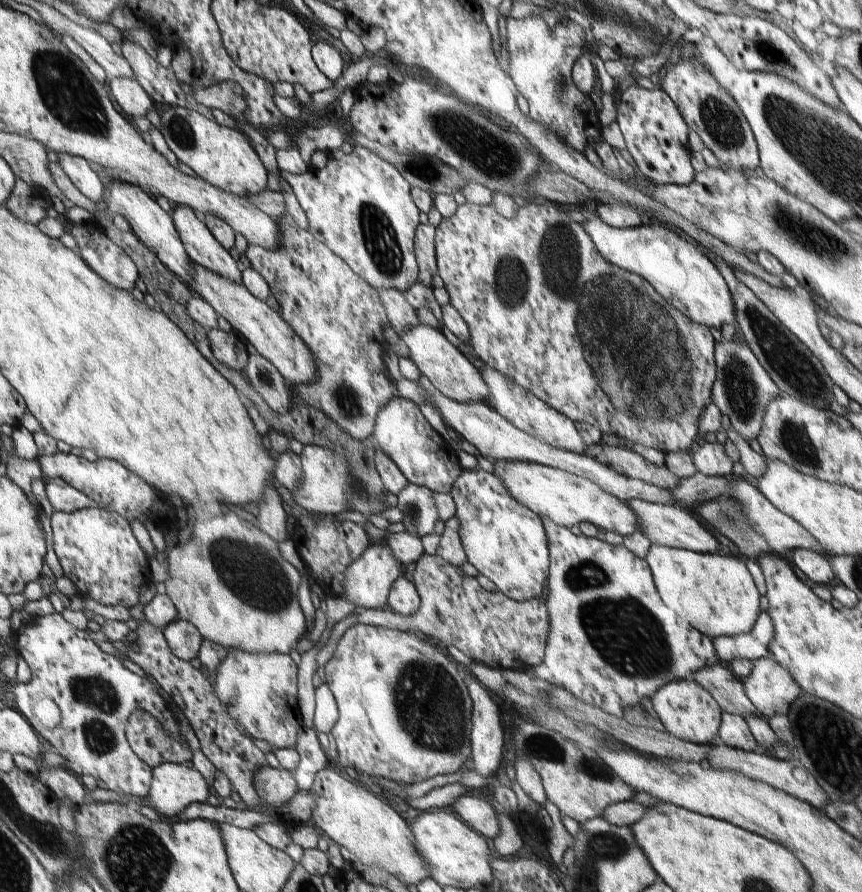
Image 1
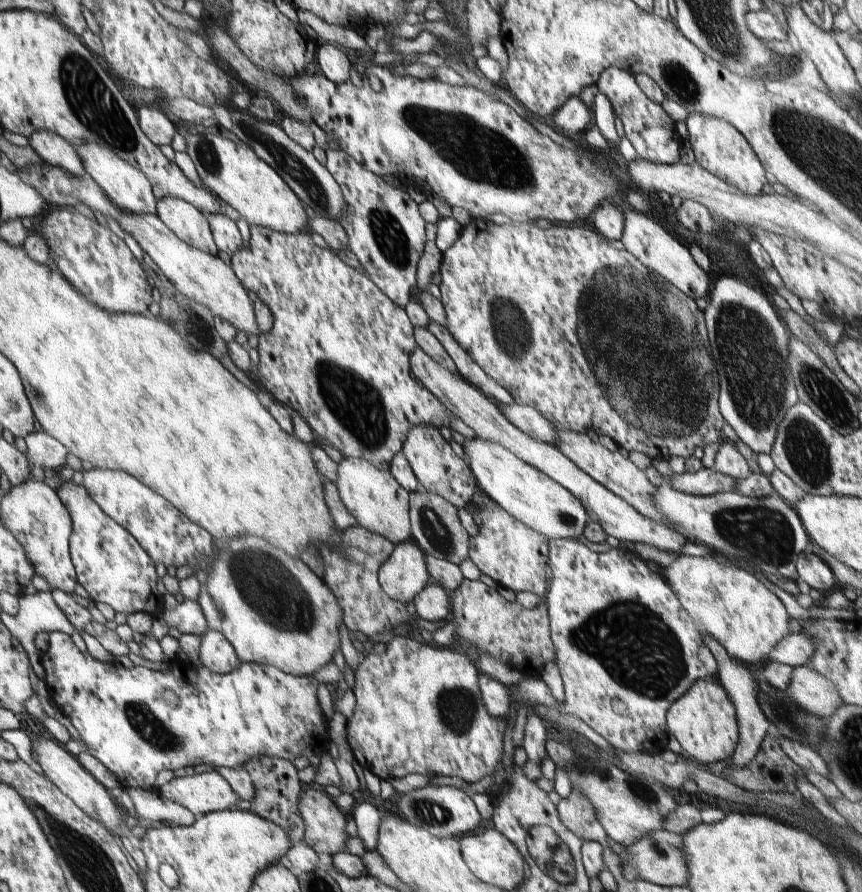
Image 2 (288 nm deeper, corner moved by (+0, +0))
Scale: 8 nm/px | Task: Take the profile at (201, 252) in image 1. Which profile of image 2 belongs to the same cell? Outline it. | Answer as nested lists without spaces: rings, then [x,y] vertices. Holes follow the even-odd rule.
[[[161,196],[161,202],[157,206],[157,216],[173,234],[177,234],[179,240],[187,242],[189,246],[203,250],[207,254],[217,256],[219,248],[213,240],[213,232],[209,220],[205,220],[203,212],[191,206],[189,202],[175,198],[175,196]]]

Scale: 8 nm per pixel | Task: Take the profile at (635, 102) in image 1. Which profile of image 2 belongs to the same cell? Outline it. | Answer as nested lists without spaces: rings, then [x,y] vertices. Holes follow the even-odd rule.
[[[605,68],[599,76],[599,80],[595,82],[595,86],[599,88],[599,92],[603,92],[609,98],[615,116],[623,124],[625,138],[635,148],[639,160],[653,162],[653,164],[659,164],[659,166],[673,166],[673,164],[679,162],[681,138],[675,130],[675,122],[663,112],[663,108],[659,104],[651,102],[637,88],[637,84],[633,82],[633,74],[629,74],[625,70],[619,70],[619,68]]]

